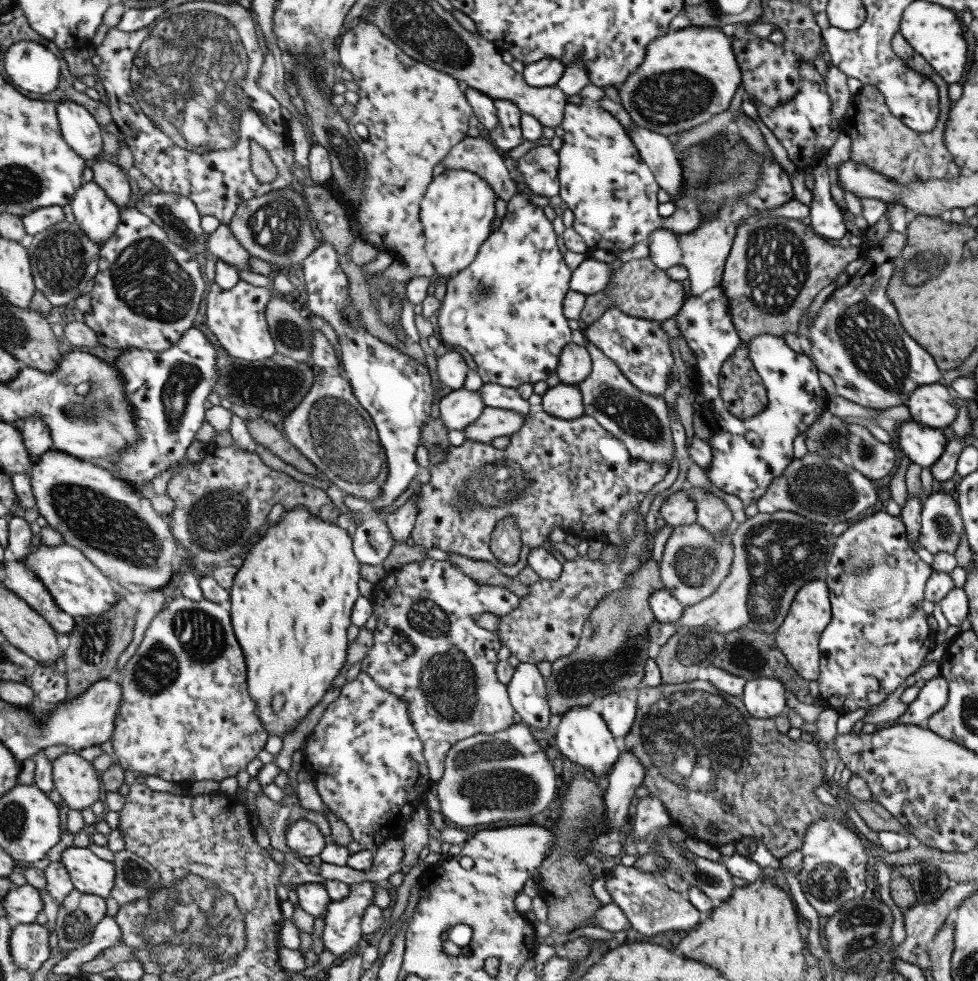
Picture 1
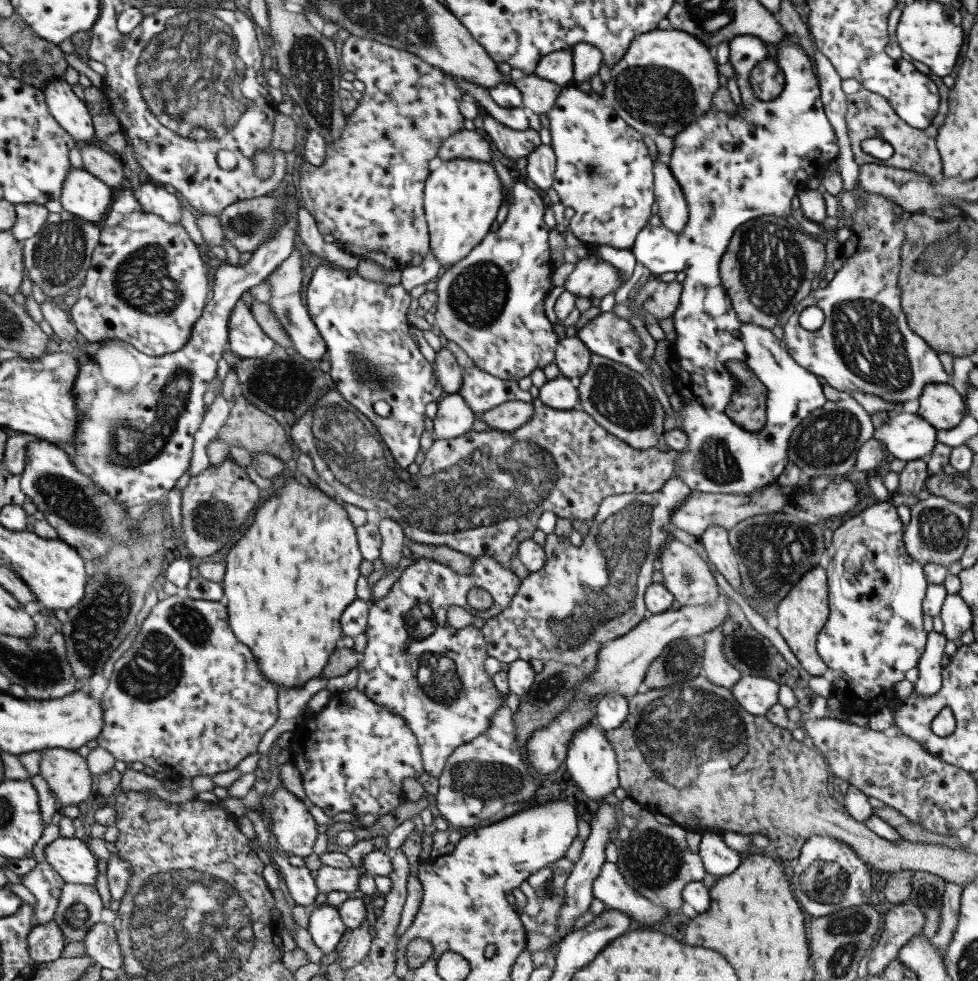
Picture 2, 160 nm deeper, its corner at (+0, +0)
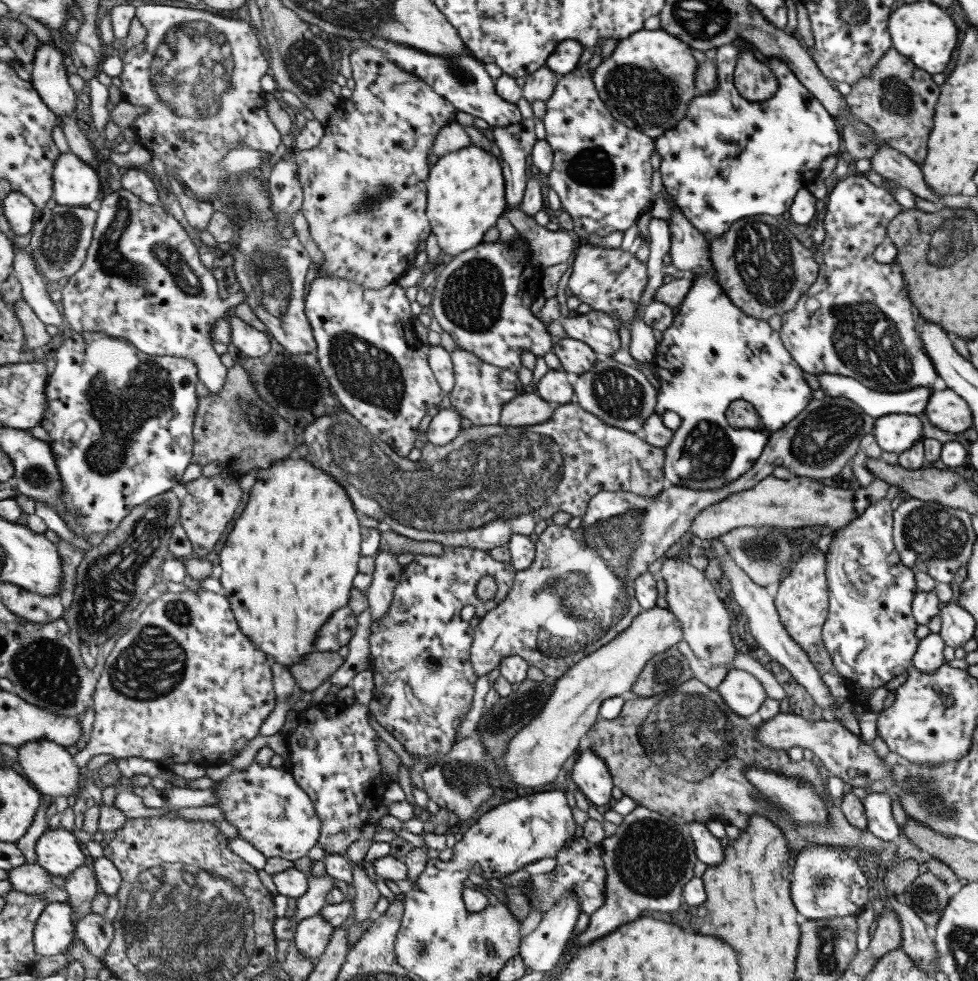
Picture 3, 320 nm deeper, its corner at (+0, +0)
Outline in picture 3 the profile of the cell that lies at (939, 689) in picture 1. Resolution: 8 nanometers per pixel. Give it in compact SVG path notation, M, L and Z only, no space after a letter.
M927 634L925 638L918 640L911 666L915 667L919 673L933 673L936 668L945 664L942 655L942 650L945 647L939 634Z

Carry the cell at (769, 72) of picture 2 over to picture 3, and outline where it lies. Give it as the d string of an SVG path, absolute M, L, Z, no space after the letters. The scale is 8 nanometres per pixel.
M741 52L732 76L735 89L745 100L764 101L777 91L777 81L771 75L771 69L755 53Z

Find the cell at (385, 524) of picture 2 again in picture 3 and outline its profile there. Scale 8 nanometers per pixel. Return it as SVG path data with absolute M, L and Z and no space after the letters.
M377 550L373 562L373 573L369 575L371 579L366 591L371 623L379 621L382 614L386 613L392 601L394 586L402 573L402 567L397 564L396 557L385 551Z

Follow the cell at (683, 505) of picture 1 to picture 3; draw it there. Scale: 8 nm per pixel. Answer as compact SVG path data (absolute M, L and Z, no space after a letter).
M773 475L762 478L752 488L741 492L733 492L717 503L699 510L693 517L689 531L699 539L715 540L721 534L730 532L741 526L755 528L771 527L771 529L791 530L799 527L819 525L831 529L832 533L845 527L851 520L858 518L865 508L883 499L889 485L882 480L873 479L865 488L858 490L829 487L817 483L815 479L802 476L791 476L779 479Z

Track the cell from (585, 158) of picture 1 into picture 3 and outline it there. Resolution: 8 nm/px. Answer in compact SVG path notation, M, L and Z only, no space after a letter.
M586 64L559 77L551 96L544 103L544 140L552 151L552 167L547 174L547 187L553 189L561 206L571 217L571 234L577 240L586 241L588 234L607 236L610 232L624 232L631 228L636 218L648 210L654 198L649 191L652 173L649 159L654 152L653 139L641 134L641 131L621 124L609 114L604 103L597 97Z

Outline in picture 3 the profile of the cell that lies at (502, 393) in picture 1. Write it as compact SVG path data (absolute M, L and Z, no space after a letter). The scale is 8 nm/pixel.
M455 346L449 353L454 374L453 388L447 393L450 408L460 418L467 418L472 426L497 425L503 404L513 399L521 390L517 385L517 376L505 369L483 362L473 353Z

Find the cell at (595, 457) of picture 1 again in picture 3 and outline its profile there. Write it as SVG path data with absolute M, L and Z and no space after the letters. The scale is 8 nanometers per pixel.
M574 400L562 405L554 406L550 417L541 424L533 426L501 426L497 425L477 425L467 429L461 429L455 438L443 446L433 446L431 443L423 445L421 448L421 458L417 461L409 461L406 457L397 456L387 444L379 440L374 434L359 424L356 418L353 418L347 411L337 412L333 416L321 416L309 423L303 429L303 443L307 447L306 459L314 467L320 467L327 474L334 478L335 482L345 490L345 496L349 498L351 506L357 514L365 515L375 519L377 522L387 522L389 530L419 542L439 543L449 548L473 548L489 552L489 550L503 546L513 534L529 536L534 532L535 525L547 518L550 518L556 512L564 512L571 517L581 518L587 509L589 500L599 491L623 491L632 493L641 497L653 497L669 487L671 483L664 477L662 471L662 462L664 461L663 449L651 446L645 442L639 434L627 432L620 428L605 424L600 418L593 416L593 413L583 410Z

